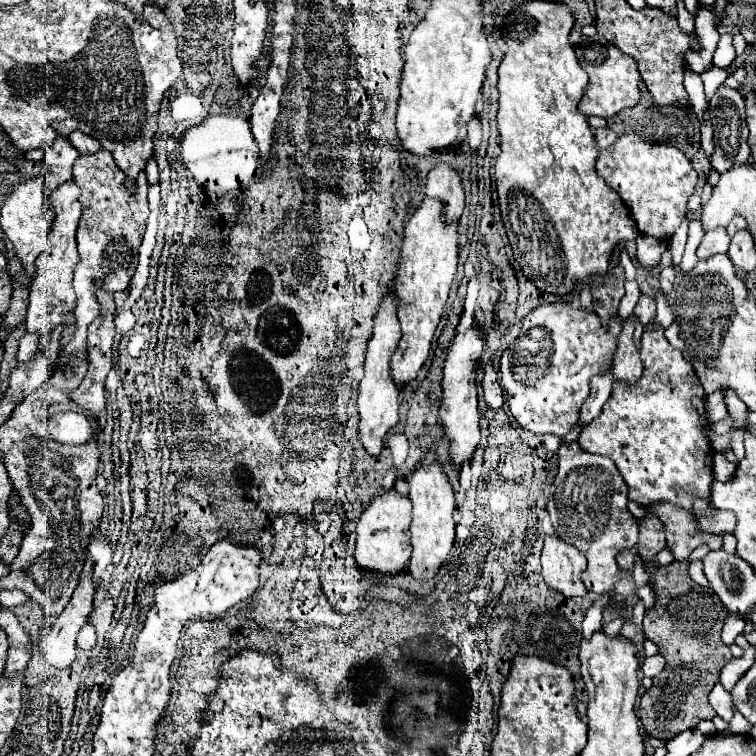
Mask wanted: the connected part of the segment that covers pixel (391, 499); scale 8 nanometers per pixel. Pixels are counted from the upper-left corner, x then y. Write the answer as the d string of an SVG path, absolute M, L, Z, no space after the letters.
M395 487L381 489L375 497L371 497L369 507L357 521L357 543L355 543L355 561L363 569L381 571L381 573L397 573L409 565L411 557L411 513L413 507L407 495L401 495Z

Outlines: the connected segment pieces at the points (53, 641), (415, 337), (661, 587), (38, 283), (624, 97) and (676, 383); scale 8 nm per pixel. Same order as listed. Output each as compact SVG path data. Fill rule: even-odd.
M91 559L85 561L81 571L81 581L77 589L73 591L73 597L69 605L63 609L63 613L55 619L49 635L41 637L41 653L45 659L57 667L69 667L75 659L75 637L79 629L83 627L85 619L93 611L93 595L95 595L95 583L93 583L93 563Z
M425 197L405 227L399 271L393 285L393 291L399 299L397 317L399 317L403 335L391 359L391 375L399 387L403 387L403 383L417 377L421 365L429 355L431 339L441 321L443 307L449 297L449 287L457 271L457 251L459 251L457 225L459 223L457 221L447 223L445 219L447 219L445 205L441 205L441 201L437 199Z
M671 563L647 571L657 589L657 601L655 607L647 611L643 627L647 639L651 639L667 659L667 665L653 679L653 687L641 697L637 715L641 717L641 725L649 737L669 741L675 735L697 727L699 721L715 717L707 697L713 685L719 683L719 671L733 659L733 655L721 641L727 609L709 587L701 587L689 577L687 563ZM663 697L677 697L677 705L669 705L671 699Z
M71 177L69 181L65 181L63 185L59 185L53 193L53 209L55 209L55 221L49 233L49 249L45 249L45 253L41 253L35 261L37 265L37 275L31 281L29 286L29 303L25 319L27 331L37 331L39 335L39 349L45 347L45 343L49 341L49 333L53 327L57 327L59 323L65 323L65 331L63 331L63 339L61 339L61 347L67 345L73 337L73 329L75 329L75 317L73 317L73 309L75 309L75 291L71 285L71 277L73 277L73 269L77 265L77 245L75 245L75 231L77 231L77 223L81 217L81 203L79 203L79 185L75 185L75 177Z
M595 35L585 39L583 43L575 45L575 53L579 59L579 65L585 69L585 73L589 75L589 85L587 91L579 103L579 111L587 117L591 115L599 115L599 117L613 117L615 113L627 109L627 107L635 107L639 103L641 97L641 75L637 69L637 63L633 63L633 57L623 55L613 43L609 43L605 37Z
M653 327L651 331L645 331L641 337L641 357L643 357L643 375L637 379L637 383L629 385L625 381L613 383L613 393L609 401L605 403L605 409L579 435L581 449L597 455L605 455L615 461L623 481L629 487L629 499L639 503L641 507L653 505L653 503L671 503L675 507L681 507L695 515L697 527L705 533L731 533L735 529L737 517L733 517L733 511L717 511L713 503L709 501L709 485L713 485L713 447L707 439L707 413L705 413L705 389L699 381L699 377L693 373L693 367L681 357L681 353L665 339L663 327Z

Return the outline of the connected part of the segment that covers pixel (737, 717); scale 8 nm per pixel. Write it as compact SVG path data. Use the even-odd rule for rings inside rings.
M735 713L733 719L729 721L729 729L725 729L725 731L721 731L721 733L717 733L717 735L737 735L737 733L745 735L745 733L751 733L751 727L753 727L753 725L749 725L749 723L745 721L745 717L741 717L741 713Z

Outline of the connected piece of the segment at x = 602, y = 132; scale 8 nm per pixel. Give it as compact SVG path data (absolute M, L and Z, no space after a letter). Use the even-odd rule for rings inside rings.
M609 127L597 129L597 131L595 131L595 137L597 137L597 145L599 145L599 147L607 147L607 149L611 149L611 147L615 145L615 141L617 141L615 131L611 131Z

